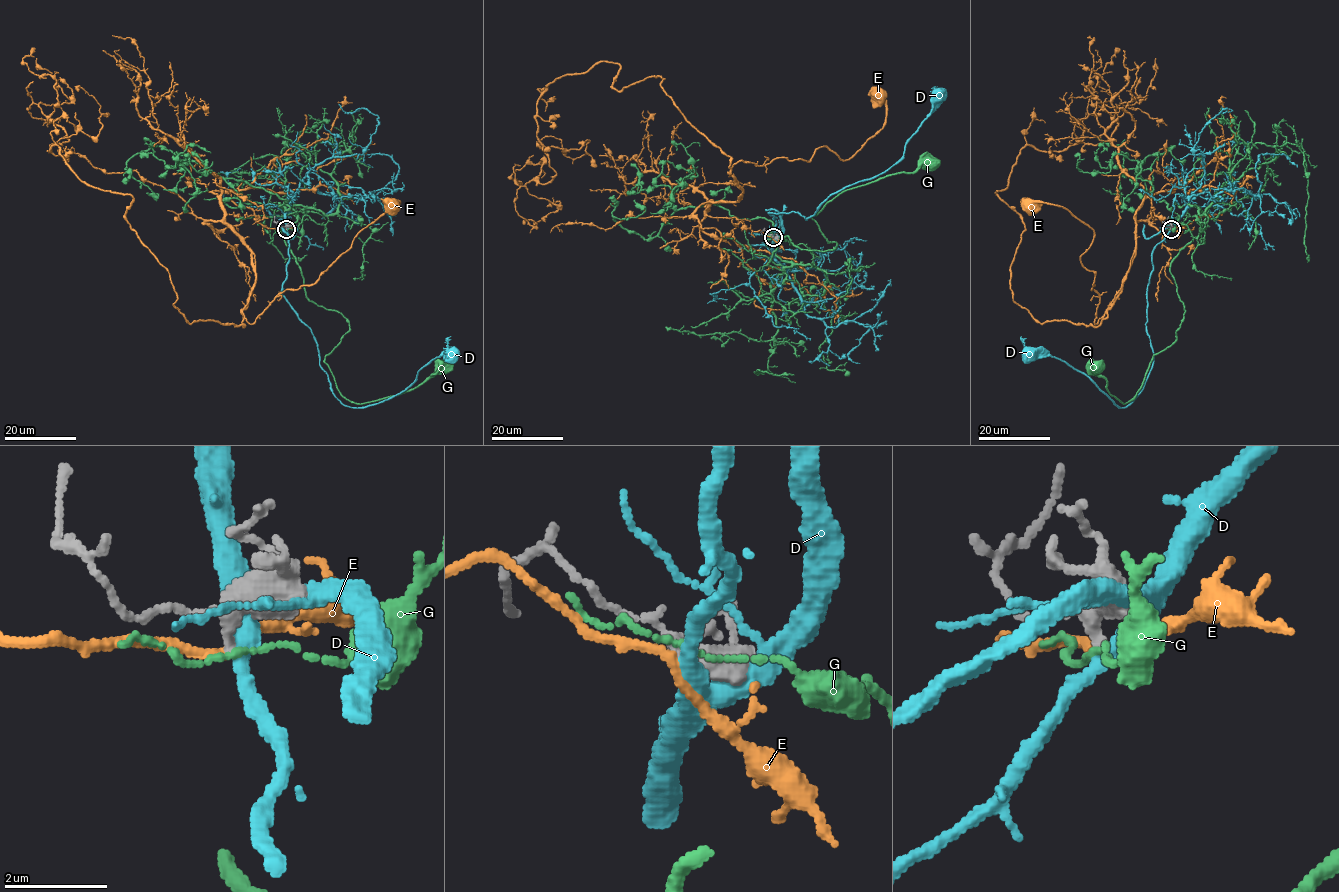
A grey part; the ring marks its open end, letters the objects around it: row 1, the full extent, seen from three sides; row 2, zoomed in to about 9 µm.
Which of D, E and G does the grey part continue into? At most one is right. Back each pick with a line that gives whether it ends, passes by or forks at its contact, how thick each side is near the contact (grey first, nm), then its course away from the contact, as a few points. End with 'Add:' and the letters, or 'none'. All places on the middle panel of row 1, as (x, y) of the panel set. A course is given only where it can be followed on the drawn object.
Add: none

